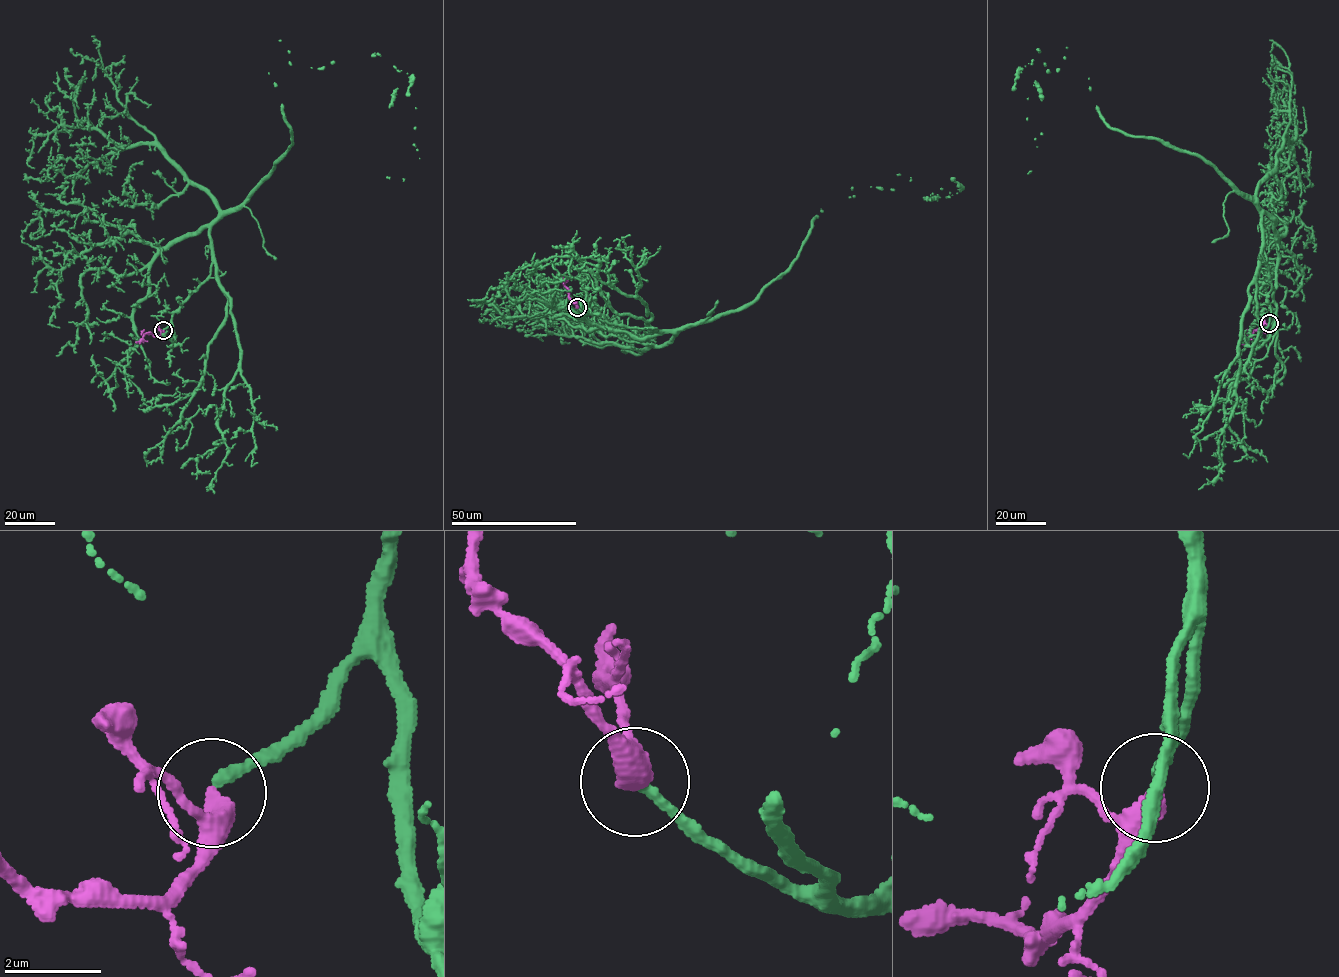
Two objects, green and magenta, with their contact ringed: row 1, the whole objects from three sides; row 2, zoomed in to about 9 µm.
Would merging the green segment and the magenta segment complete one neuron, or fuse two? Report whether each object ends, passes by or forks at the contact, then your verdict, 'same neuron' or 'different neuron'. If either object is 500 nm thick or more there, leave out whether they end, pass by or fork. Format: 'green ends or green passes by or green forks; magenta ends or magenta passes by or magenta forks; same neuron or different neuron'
green ends; magenta passes by; same neuron

